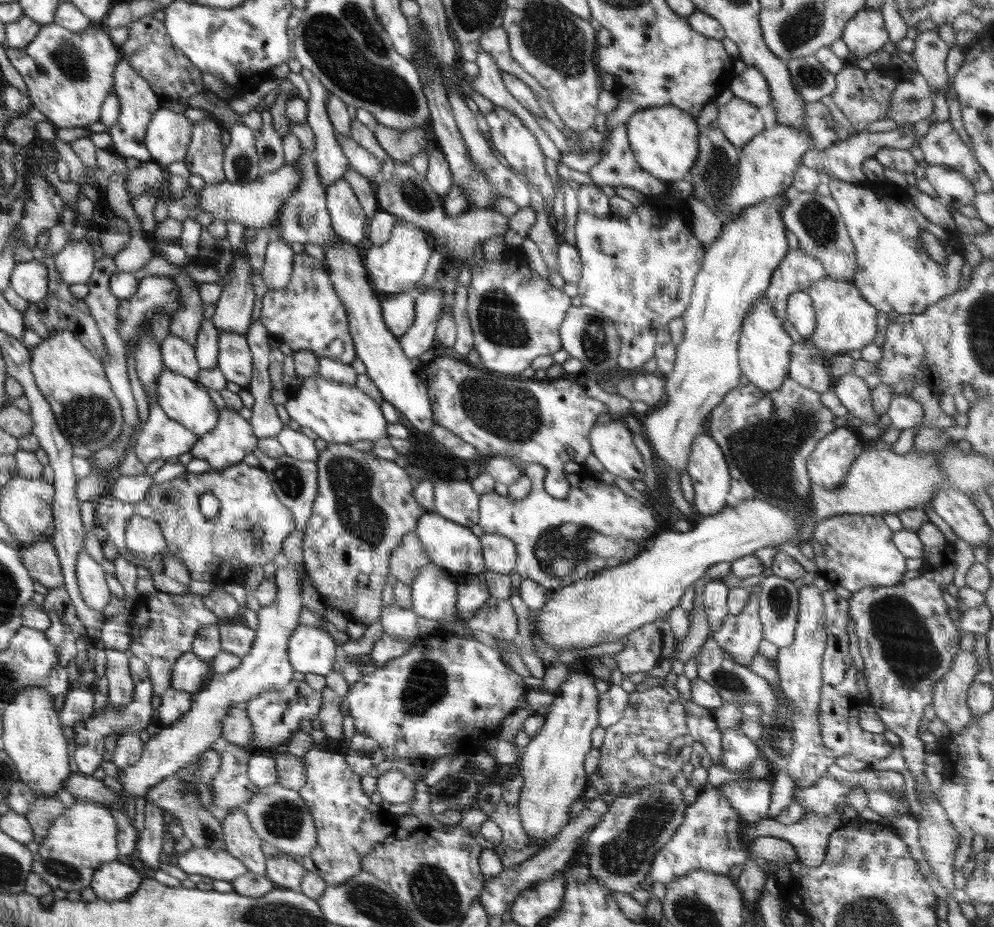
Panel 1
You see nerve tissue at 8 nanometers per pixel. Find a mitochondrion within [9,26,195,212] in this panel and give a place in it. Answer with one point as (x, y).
(66, 60)

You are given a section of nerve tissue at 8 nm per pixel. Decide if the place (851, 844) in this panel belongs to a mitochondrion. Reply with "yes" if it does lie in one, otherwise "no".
no

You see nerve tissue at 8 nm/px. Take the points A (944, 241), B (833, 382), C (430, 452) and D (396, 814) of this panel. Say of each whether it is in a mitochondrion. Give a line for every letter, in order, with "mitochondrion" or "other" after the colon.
A: other
B: other
C: mitochondrion
D: other

